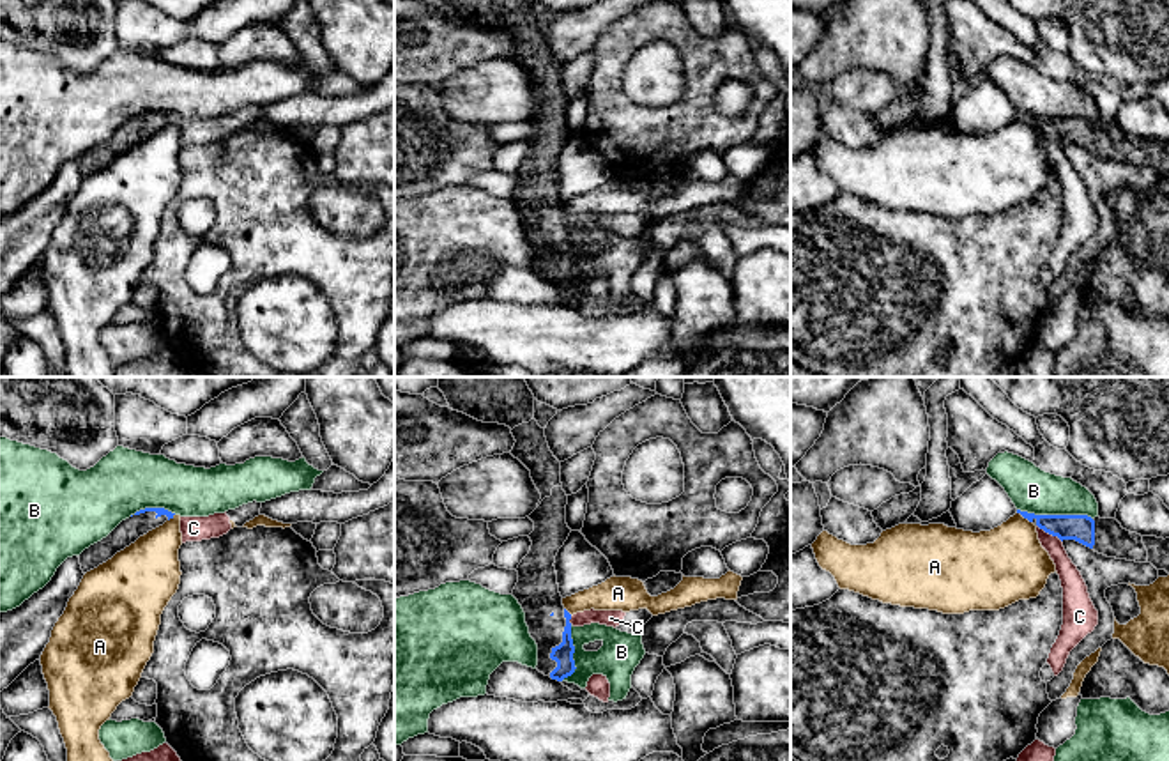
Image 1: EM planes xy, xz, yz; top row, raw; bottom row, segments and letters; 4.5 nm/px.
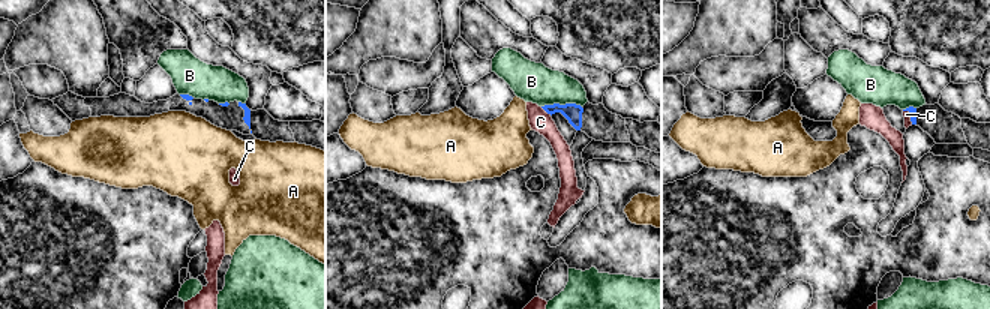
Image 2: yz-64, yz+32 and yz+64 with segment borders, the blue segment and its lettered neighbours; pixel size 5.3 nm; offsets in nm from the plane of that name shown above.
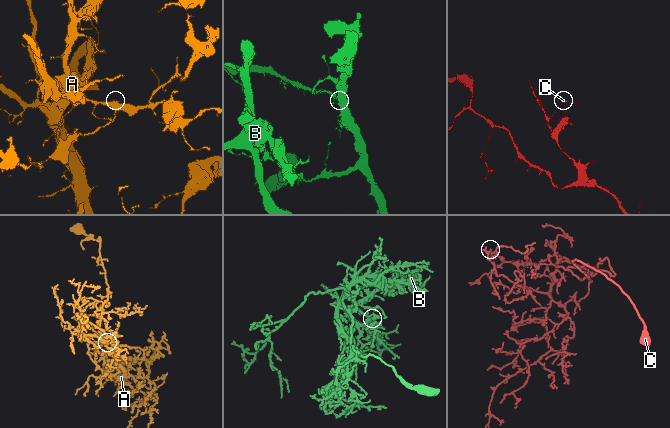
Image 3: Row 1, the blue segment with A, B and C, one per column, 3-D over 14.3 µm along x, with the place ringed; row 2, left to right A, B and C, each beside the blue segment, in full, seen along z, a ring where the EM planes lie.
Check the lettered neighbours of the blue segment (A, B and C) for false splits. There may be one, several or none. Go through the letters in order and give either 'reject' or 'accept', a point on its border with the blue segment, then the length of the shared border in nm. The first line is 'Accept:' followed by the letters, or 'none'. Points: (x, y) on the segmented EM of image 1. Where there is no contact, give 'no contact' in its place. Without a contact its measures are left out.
Accept: none
A: reject; contact yz (1024, 517); length 90 nm
B: reject; contact yz (1054, 515); length 340 nm
C: reject; contact yz (1049, 533); length 150 nm

